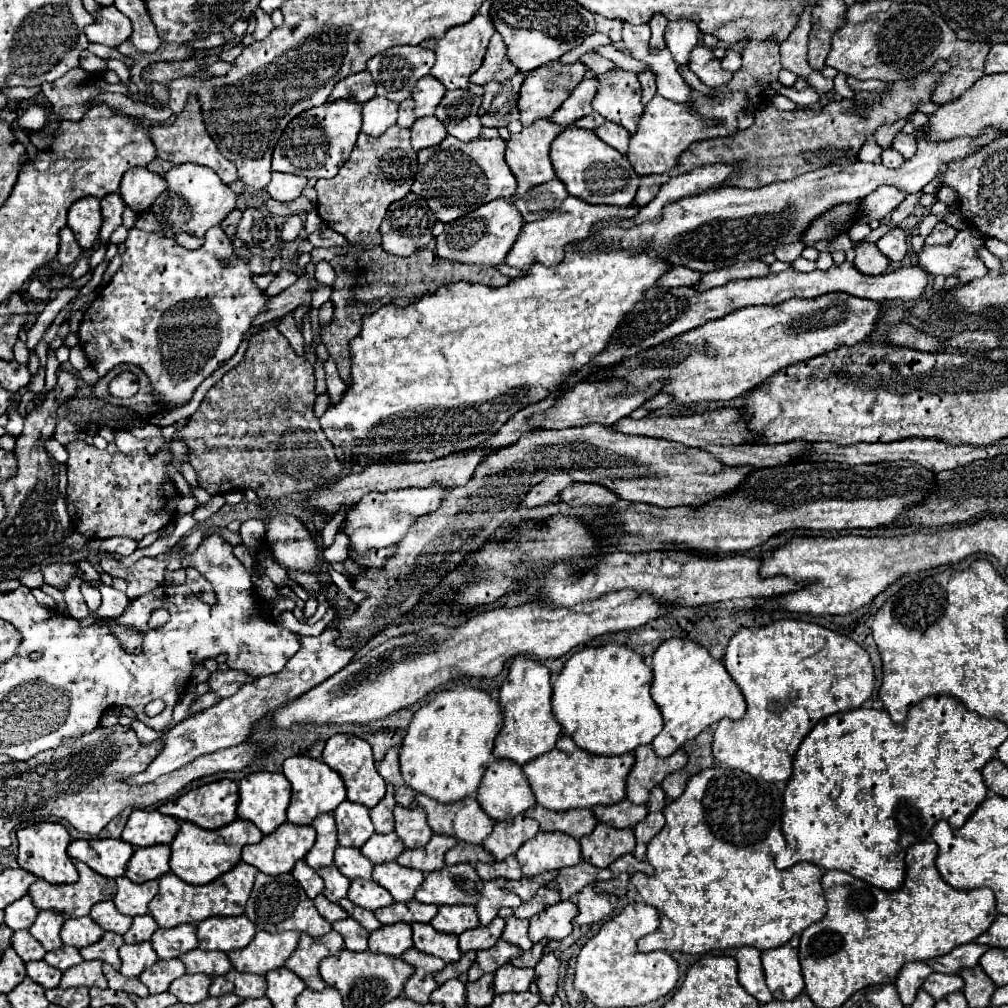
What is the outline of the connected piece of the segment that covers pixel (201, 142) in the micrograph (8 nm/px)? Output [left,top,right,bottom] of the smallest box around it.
[146,99,238,185]

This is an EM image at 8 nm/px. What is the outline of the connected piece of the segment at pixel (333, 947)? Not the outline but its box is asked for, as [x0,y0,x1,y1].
[286,931,344,991]

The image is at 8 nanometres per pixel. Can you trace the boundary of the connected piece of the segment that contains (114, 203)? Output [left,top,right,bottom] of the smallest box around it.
[100,193,124,245]

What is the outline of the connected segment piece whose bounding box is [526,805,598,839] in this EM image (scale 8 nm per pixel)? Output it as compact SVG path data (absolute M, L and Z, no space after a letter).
M534 805L526 811L526 815L540 823L540 831L560 831L566 835L574 835L576 839L590 835L594 825L598 823L592 809L570 809L566 813L558 813L542 805Z

